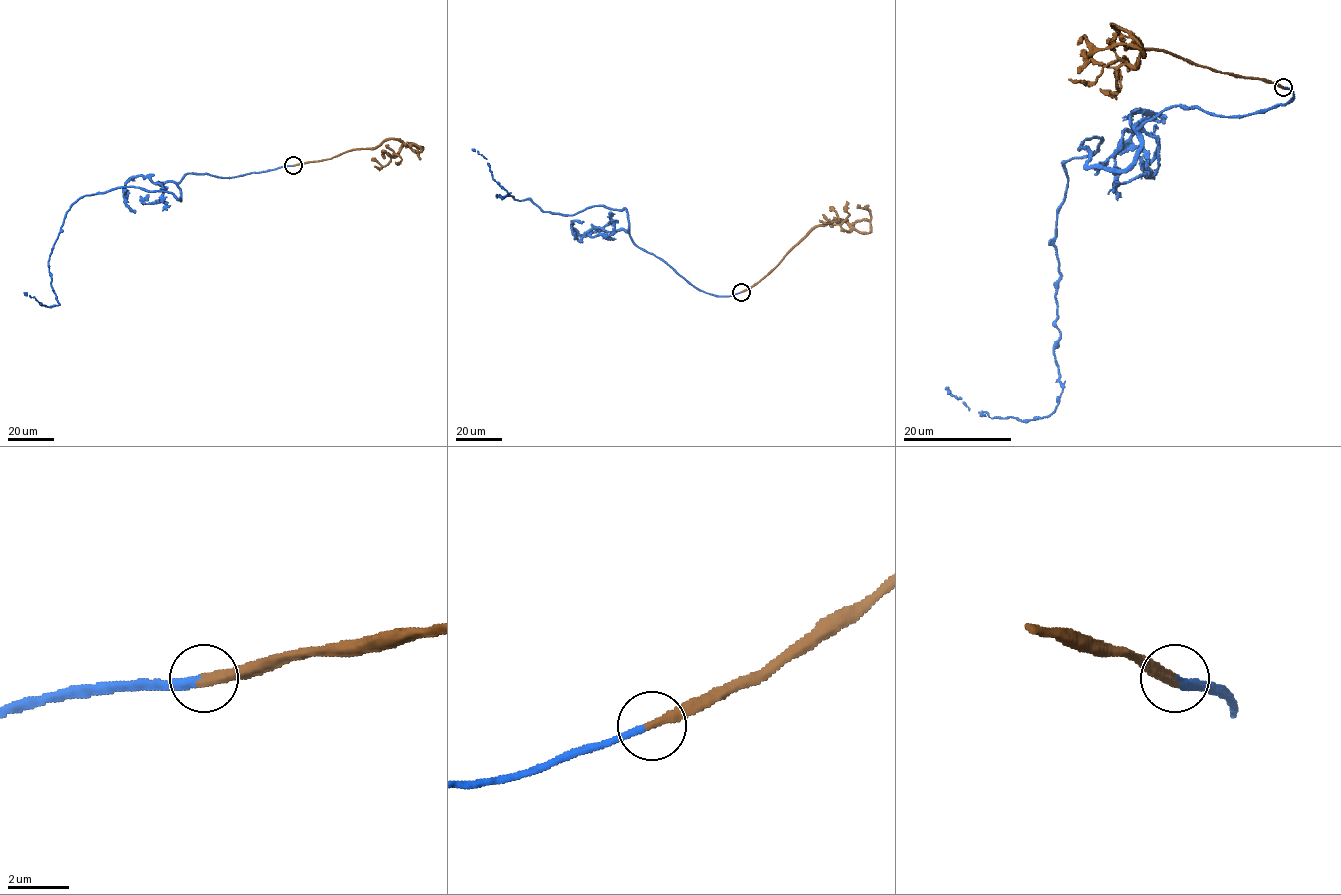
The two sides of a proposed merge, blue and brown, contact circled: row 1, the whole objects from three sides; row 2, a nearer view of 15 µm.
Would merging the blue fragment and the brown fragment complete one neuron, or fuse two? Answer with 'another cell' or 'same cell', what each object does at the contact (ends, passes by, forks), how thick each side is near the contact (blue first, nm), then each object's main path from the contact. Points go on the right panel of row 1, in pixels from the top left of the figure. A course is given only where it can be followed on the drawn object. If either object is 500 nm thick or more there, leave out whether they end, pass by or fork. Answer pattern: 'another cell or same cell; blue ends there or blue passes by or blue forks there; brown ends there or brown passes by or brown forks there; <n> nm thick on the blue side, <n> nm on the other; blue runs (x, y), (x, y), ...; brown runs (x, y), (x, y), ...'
same cell; blue ends there; brown ends there; 220 nm thick on the blue side, 340 nm on the other; blue runs (1283, 87), (1170, 106), (1124, 169), (1081, 144), (1059, 403), (945, 387); brown runs (1283, 87), (1130, 48), (1120, 26), (1143, 55), (1084, 36), (1077, 44)

